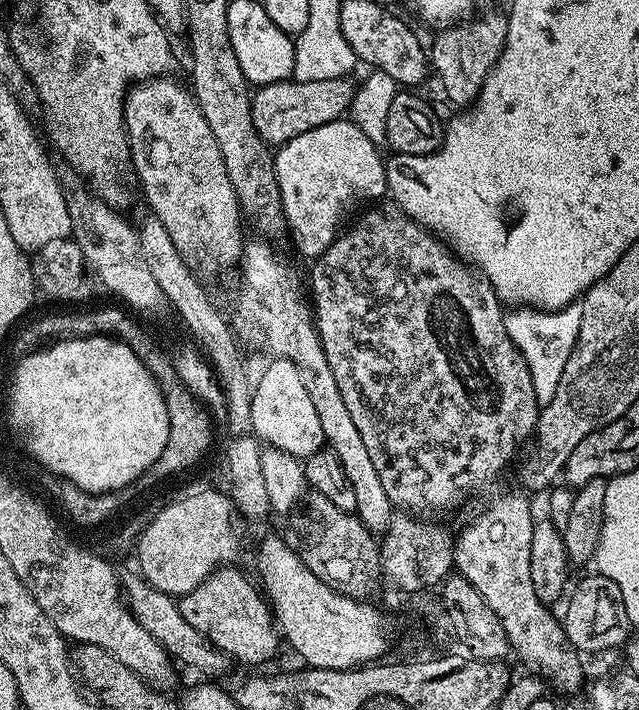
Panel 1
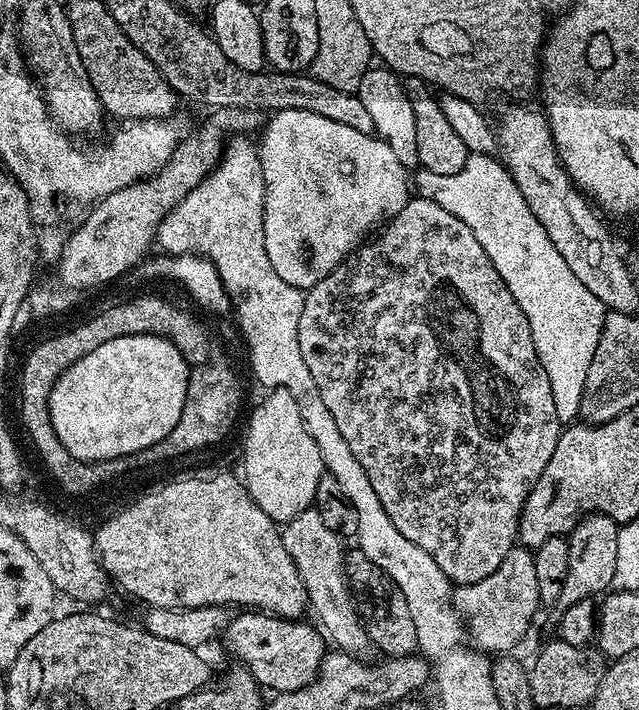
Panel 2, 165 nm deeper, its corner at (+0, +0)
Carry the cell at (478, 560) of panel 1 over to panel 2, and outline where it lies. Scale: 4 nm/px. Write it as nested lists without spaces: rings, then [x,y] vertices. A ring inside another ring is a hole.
[[[409,198],[406,206],[402,206],[402,210],[398,210],[398,214],[371,239],[354,249],[338,267],[326,274],[326,278],[304,292],[302,318],[298,318],[298,350],[306,370],[310,370],[310,378],[314,378],[314,386],[326,404],[326,410],[330,410],[334,418],[334,426],[338,426],[342,438],[346,438],[350,454],[354,454],[362,470],[366,470],[366,478],[370,478],[378,502],[382,502],[386,514],[390,514],[390,522],[394,522],[414,546],[422,546],[453,585],[473,584],[482,582],[482,578],[490,578],[517,543],[520,511],[534,482],[538,482],[542,470],[546,470],[554,446],[558,446],[562,412],[554,406],[550,378],[546,378],[546,370],[536,353],[530,322],[526,314],[522,314],[522,306],[518,306],[514,294],[510,294],[502,282],[498,270],[494,270],[494,262],[490,262],[486,250],[482,250],[482,242],[474,238],[474,230],[470,230],[466,222],[454,218],[450,210],[442,210],[442,206],[434,202]]]

